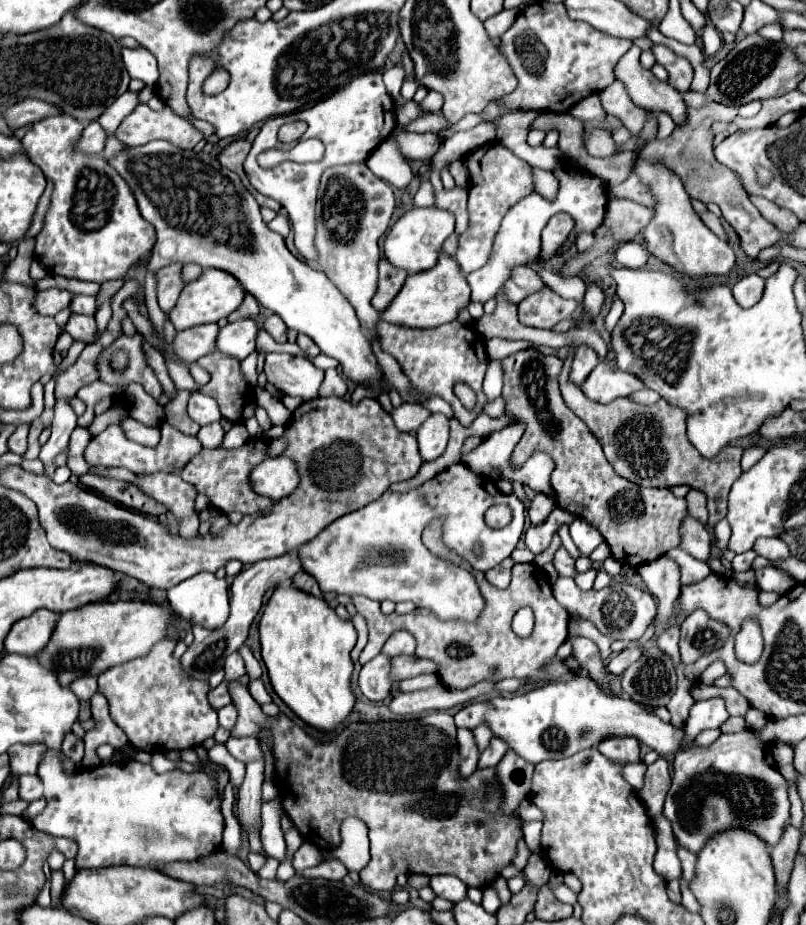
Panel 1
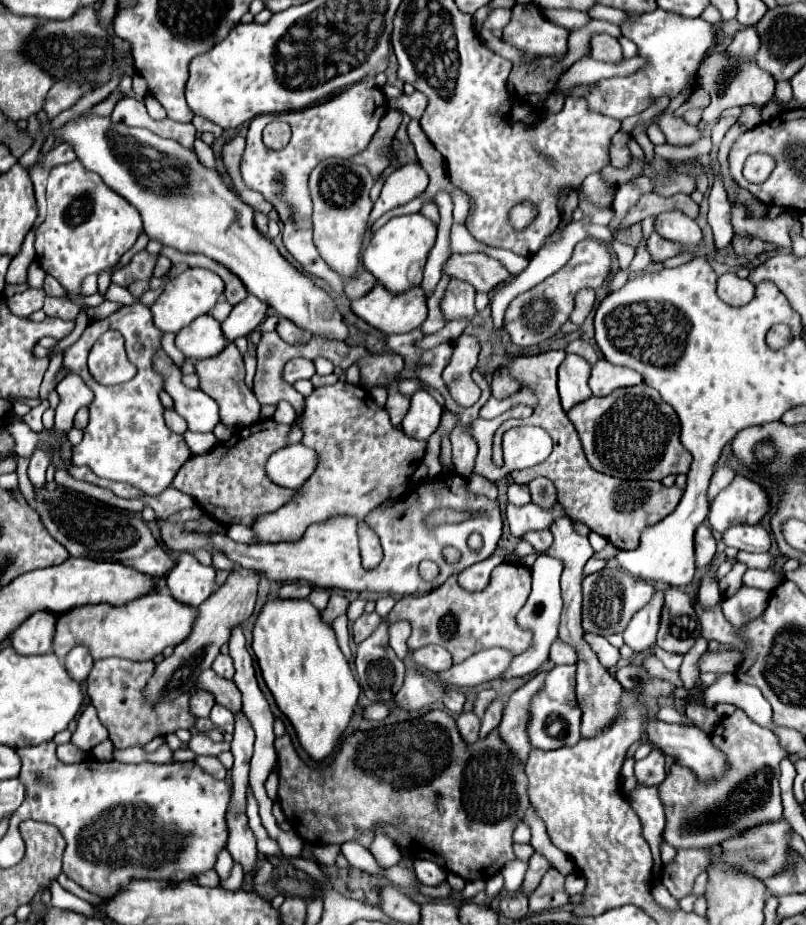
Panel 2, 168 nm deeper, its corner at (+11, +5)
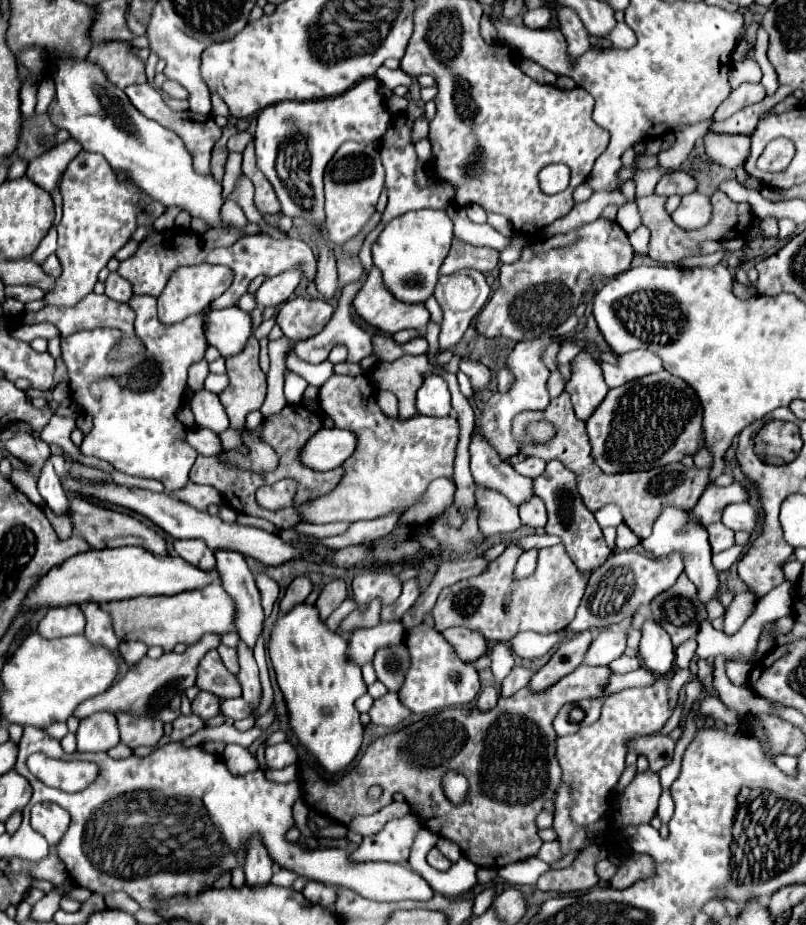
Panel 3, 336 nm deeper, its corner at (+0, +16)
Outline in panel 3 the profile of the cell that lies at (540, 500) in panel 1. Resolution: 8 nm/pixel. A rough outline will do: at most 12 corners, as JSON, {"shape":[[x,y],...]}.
{"shape":[[525,458],[515,468],[527,478],[543,472],[545,460]]}

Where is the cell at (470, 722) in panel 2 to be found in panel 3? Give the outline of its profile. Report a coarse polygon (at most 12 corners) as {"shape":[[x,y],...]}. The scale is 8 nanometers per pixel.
{"shape":[[487,686],[481,690],[479,710],[495,708],[499,700],[499,688]]}

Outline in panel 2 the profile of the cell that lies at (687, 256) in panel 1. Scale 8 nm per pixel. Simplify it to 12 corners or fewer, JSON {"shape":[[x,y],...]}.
{"shape":[[678,209],[660,213],[660,237],[686,247],[702,241],[696,221]]}

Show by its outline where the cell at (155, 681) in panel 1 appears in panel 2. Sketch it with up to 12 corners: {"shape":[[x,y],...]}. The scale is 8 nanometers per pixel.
{"shape":[[94,661],[88,697],[114,747],[194,729],[190,693],[152,705],[154,661]]}

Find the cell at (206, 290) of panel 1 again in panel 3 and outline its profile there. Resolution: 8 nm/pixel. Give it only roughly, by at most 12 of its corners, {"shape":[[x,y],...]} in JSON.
{"shape":[[227,266],[177,268],[159,296],[159,320],[199,314],[233,282]]}

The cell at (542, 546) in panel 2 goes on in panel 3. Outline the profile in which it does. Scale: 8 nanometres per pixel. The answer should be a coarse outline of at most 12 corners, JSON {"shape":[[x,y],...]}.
{"shape":[[539,496],[519,506],[525,526],[545,526],[547,512]]}

